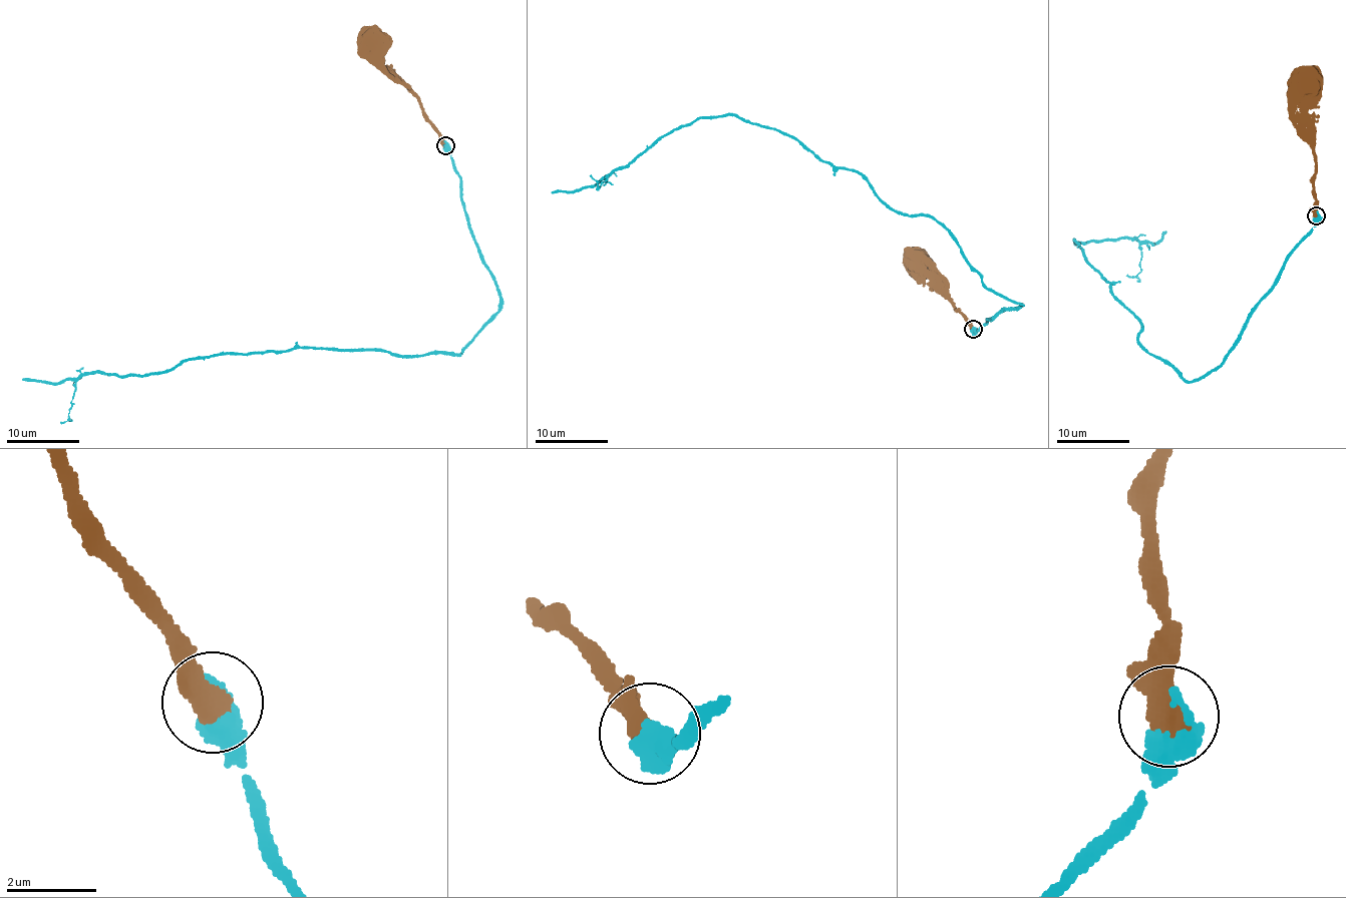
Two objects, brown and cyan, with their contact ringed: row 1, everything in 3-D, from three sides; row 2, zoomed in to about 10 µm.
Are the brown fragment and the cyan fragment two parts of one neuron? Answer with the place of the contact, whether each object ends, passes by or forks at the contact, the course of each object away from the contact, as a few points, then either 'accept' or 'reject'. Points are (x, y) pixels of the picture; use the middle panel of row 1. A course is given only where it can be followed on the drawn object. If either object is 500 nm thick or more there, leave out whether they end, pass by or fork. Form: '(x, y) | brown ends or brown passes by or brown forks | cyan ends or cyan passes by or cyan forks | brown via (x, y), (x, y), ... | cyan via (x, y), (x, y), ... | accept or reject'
(973, 329) | brown via (973, 329), (955, 303), (914, 273), (914, 266) | cyan via (973, 329), (1021, 307), (932, 216), (898, 214), (859, 172), (732, 116), (678, 126), (595, 184), (551, 192) | accept

